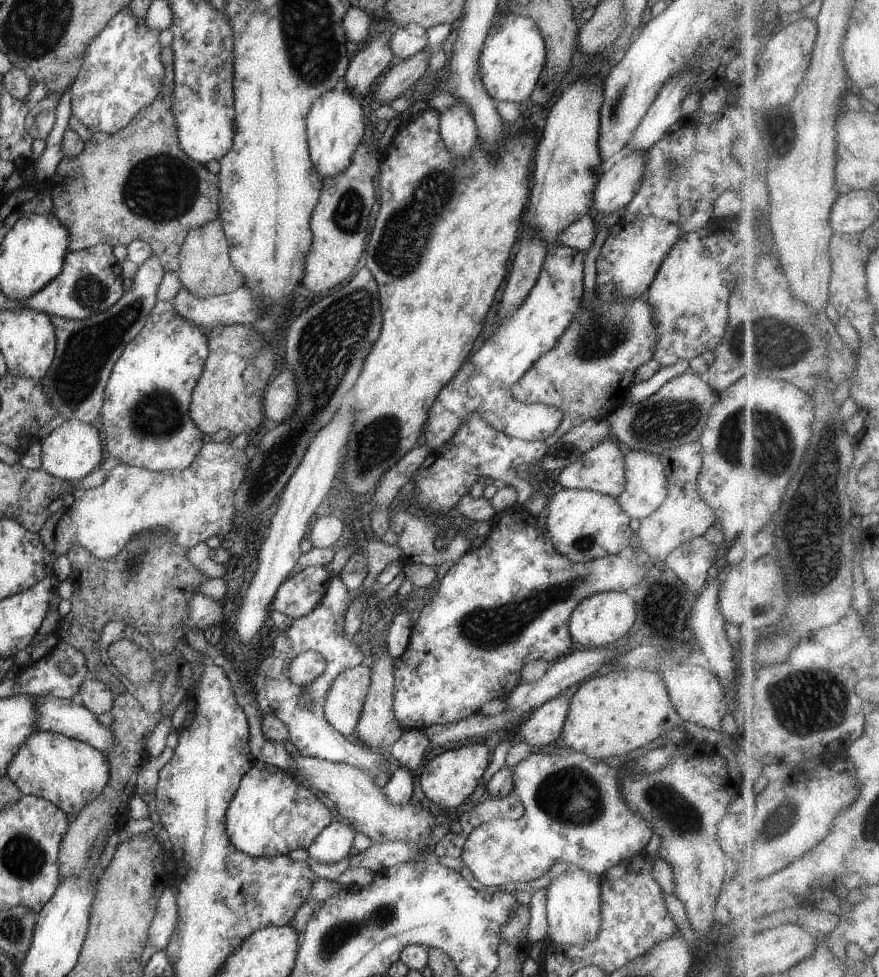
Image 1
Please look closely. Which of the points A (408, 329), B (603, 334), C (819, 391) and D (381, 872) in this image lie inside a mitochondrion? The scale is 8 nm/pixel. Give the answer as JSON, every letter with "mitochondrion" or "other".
{"A":"other","B":"mitochondrion","C":"other","D":"other"}

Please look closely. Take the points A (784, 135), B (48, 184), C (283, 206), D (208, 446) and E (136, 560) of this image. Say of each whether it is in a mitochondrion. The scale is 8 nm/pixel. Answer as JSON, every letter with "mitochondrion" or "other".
{"A":"mitochondrion","B":"other","C":"other","D":"other","E":"mitochondrion"}

